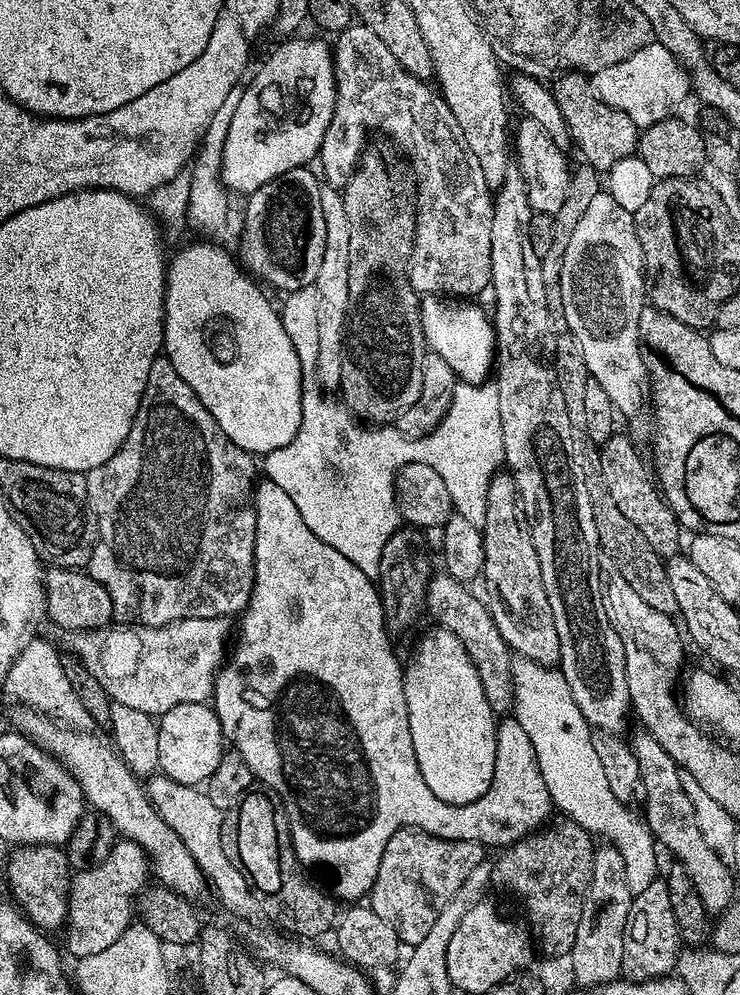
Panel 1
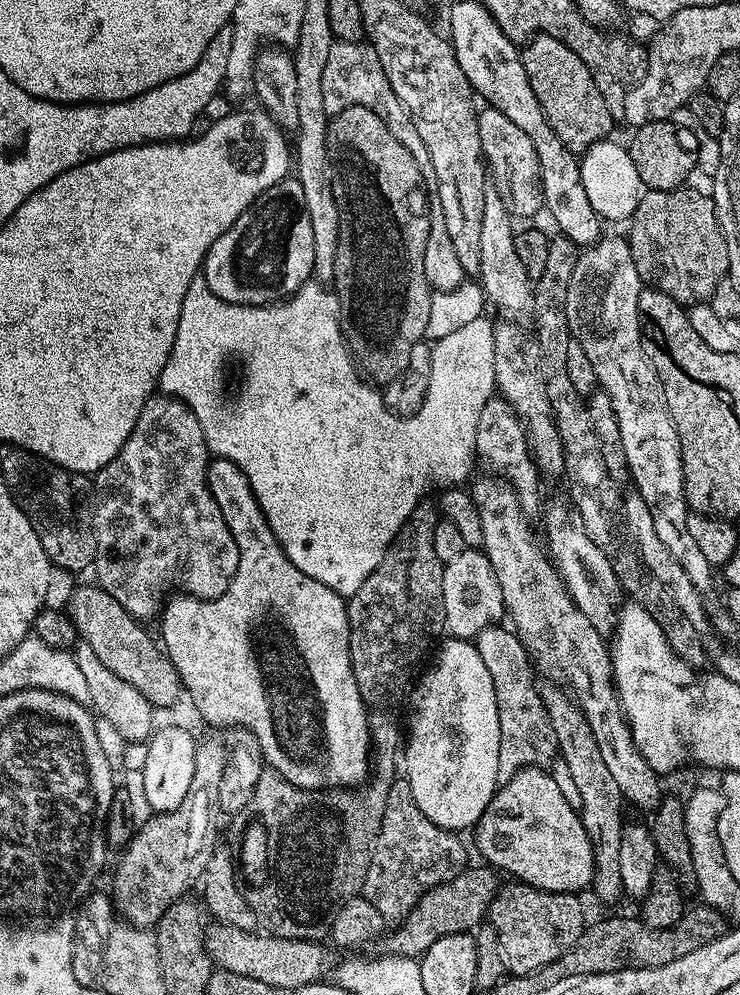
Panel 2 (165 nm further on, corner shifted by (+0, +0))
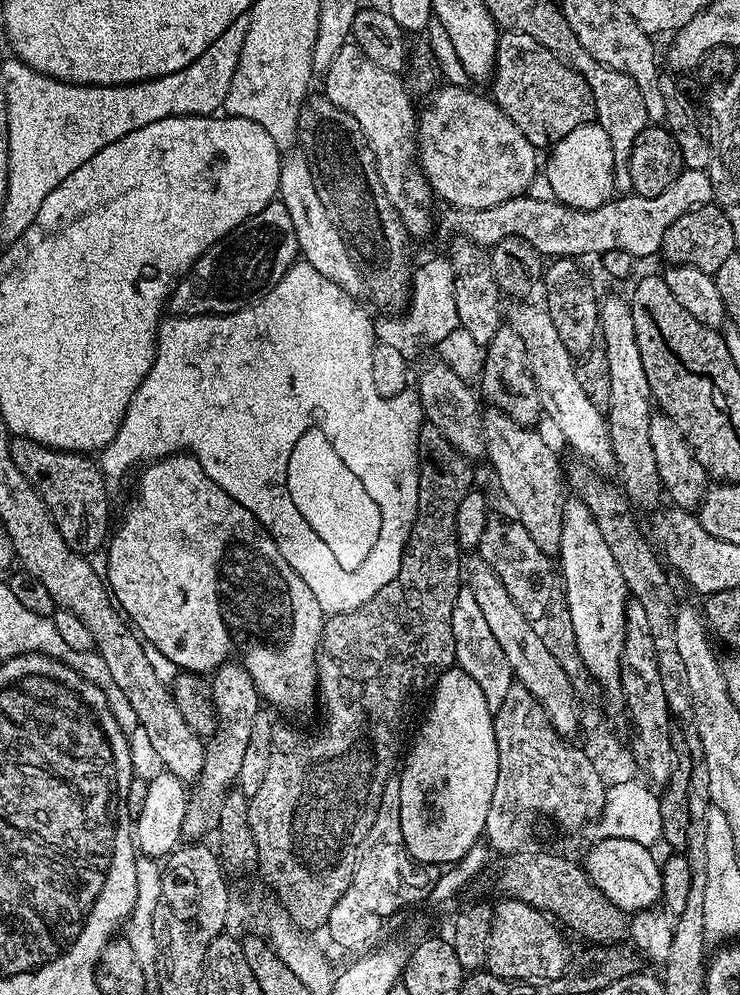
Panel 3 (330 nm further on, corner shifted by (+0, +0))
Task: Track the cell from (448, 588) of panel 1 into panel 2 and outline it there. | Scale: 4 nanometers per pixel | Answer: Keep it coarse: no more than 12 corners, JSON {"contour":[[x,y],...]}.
{"contour":[[515,631],[474,637],[498,702],[500,782],[558,756]]}

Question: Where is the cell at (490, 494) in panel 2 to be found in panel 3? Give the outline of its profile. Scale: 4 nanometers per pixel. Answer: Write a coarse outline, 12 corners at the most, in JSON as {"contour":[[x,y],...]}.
{"contour":[[449,364],[426,365],[425,421],[463,456],[483,457],[477,393]]}

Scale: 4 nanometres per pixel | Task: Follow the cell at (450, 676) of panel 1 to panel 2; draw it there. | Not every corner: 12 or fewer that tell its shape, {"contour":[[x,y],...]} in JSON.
{"contour":[[453,636],[410,692],[402,776],[459,833],[496,793],[494,682]]}

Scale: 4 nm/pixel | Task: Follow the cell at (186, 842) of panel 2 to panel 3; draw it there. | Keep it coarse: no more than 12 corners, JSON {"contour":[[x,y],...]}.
{"contour":[[239,662],[211,677],[207,737],[184,836],[217,827],[262,697]]}

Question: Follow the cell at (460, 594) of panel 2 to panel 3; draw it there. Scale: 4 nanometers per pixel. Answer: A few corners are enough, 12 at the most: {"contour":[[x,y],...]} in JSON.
{"contour":[[467,586],[456,599],[456,664],[495,714],[512,667]]}

